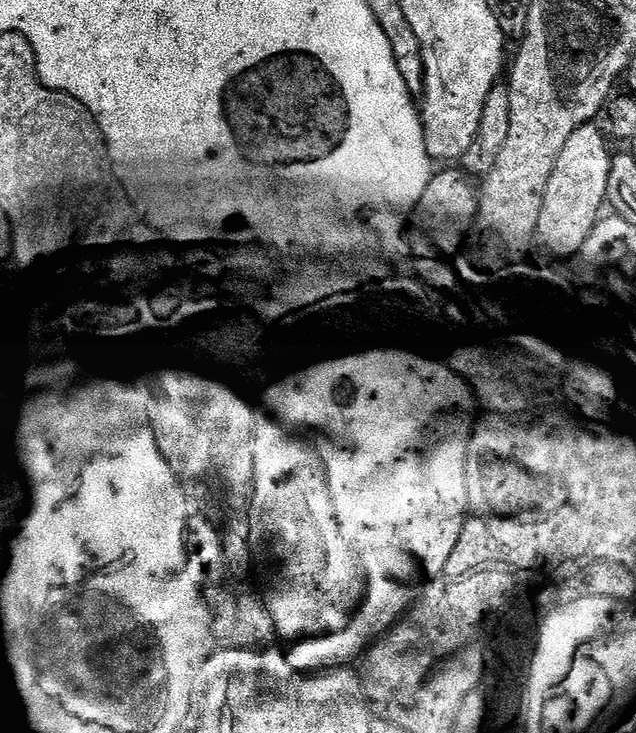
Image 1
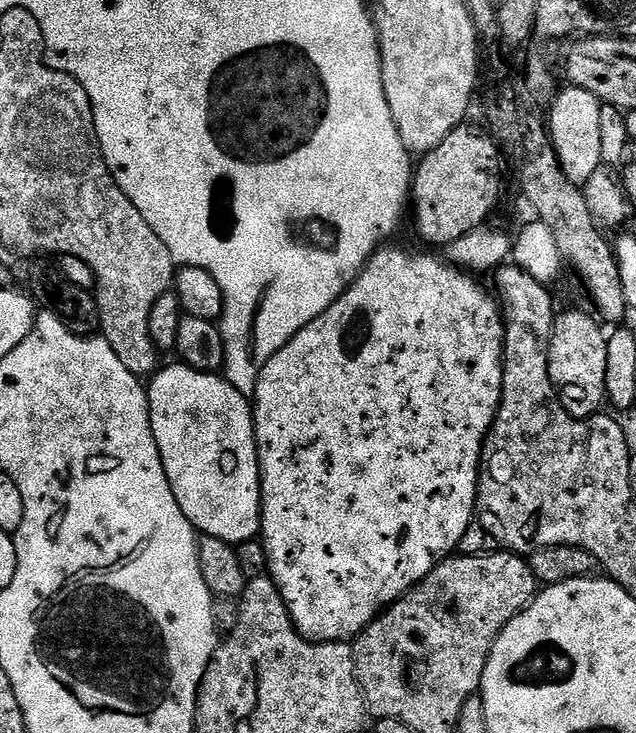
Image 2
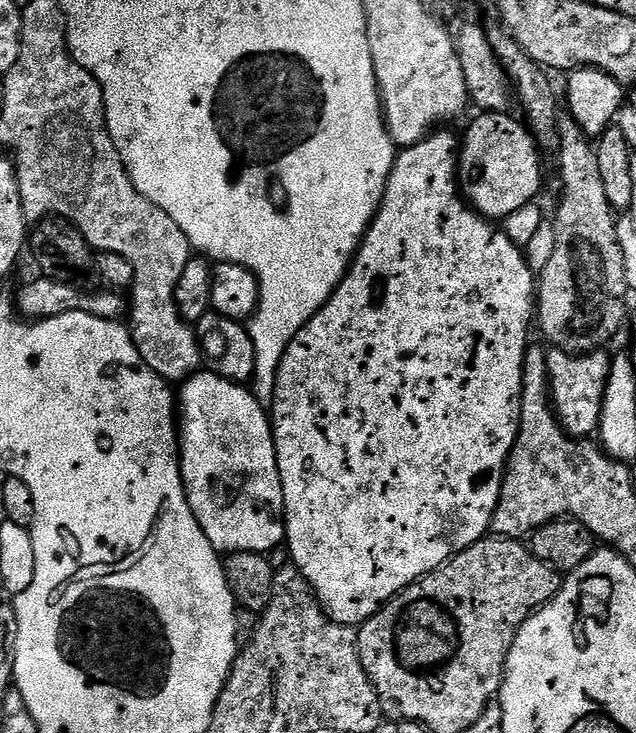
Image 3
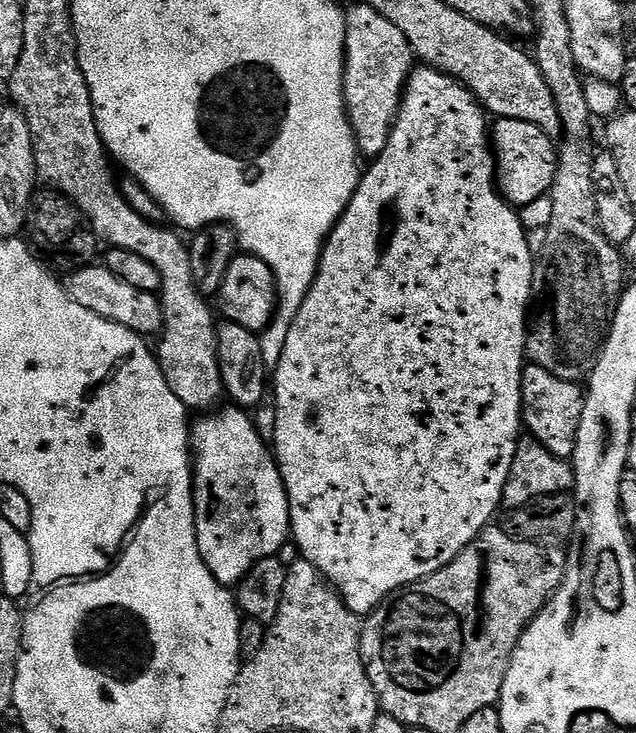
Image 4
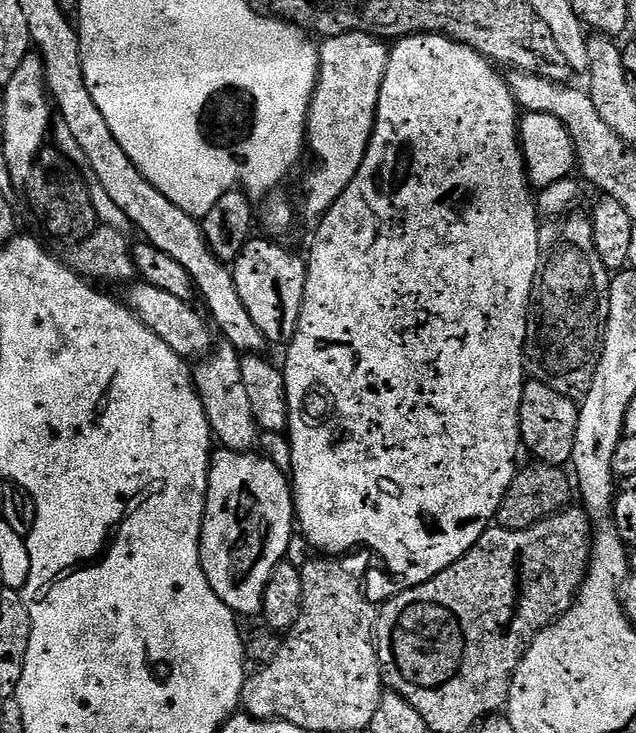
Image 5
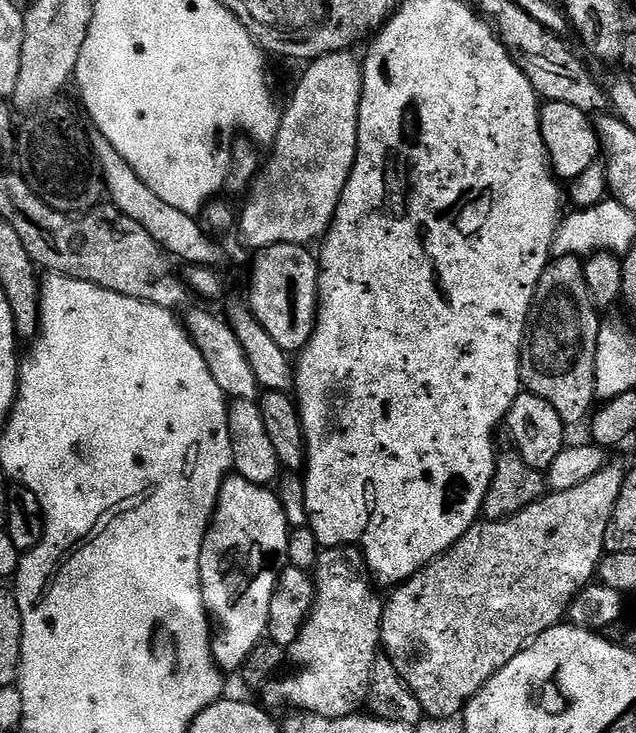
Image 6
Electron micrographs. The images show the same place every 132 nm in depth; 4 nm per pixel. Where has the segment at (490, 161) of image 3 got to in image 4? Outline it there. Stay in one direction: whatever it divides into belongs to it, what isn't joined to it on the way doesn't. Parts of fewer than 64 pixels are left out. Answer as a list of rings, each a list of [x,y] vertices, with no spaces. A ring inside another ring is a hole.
[[[497,119],[491,125],[490,140],[496,158],[496,183],[509,204],[517,209],[525,208],[530,202],[551,193],[558,155],[553,137],[547,136],[537,124]]]

